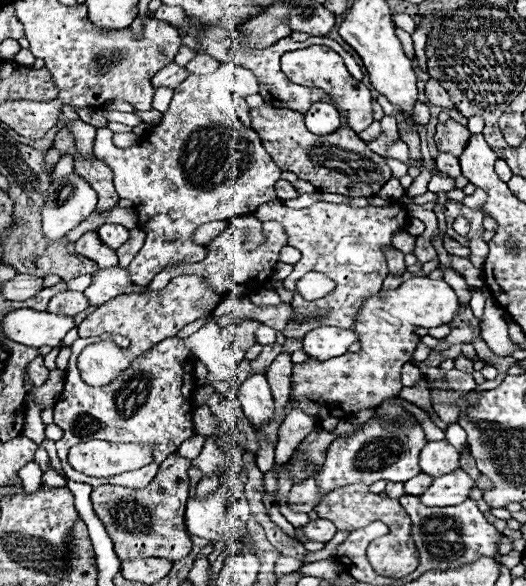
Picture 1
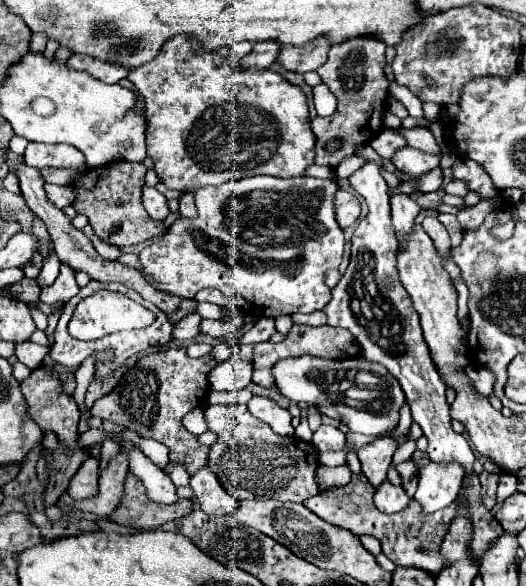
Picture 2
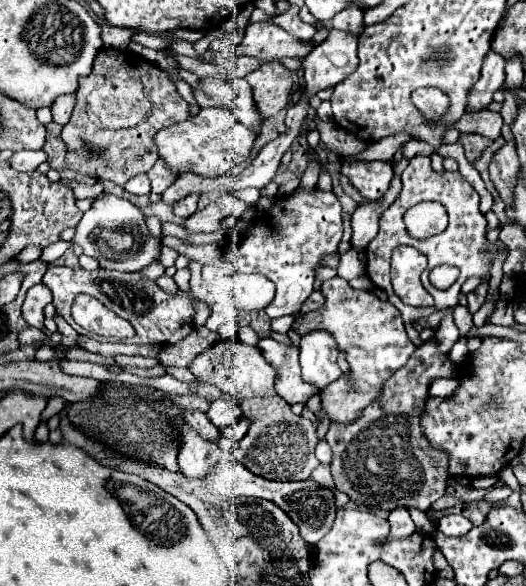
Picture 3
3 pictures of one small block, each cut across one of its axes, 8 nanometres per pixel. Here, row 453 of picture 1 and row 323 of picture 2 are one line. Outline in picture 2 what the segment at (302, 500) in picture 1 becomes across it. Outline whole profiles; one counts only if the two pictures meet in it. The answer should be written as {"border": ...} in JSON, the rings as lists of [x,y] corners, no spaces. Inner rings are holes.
{"border":[[[368,160],[350,178],[354,190],[364,196],[370,212],[358,224],[352,236],[352,256],[350,264],[332,290],[332,300],[326,304],[328,326],[340,326],[354,334],[360,342],[364,356],[388,368],[388,372],[400,382],[410,408],[412,418],[420,424],[424,436],[428,438],[428,456],[432,462],[456,462],[464,468],[464,474],[474,472],[472,464],[476,460],[468,440],[458,436],[450,426],[450,404],[446,400],[446,384],[430,360],[430,350],[424,342],[418,312],[412,306],[408,292],[404,290],[396,272],[396,232],[390,216],[390,196],[388,184],[380,174],[380,166]]]}

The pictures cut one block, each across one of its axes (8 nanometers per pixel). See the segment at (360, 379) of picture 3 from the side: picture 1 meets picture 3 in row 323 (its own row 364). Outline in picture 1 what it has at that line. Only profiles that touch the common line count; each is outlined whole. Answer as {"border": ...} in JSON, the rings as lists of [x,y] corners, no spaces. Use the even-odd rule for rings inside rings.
{"border":[[[426,276],[410,278],[392,292],[372,296],[362,306],[358,324],[354,326],[354,330],[360,334],[362,348],[330,360],[308,358],[302,364],[294,364],[294,398],[298,400],[300,408],[316,420],[324,420],[328,416],[348,418],[352,412],[362,408],[378,408],[390,396],[398,396],[402,388],[402,364],[412,358],[417,346],[414,328],[450,324],[458,312],[460,302],[456,292],[444,280],[430,280]]]}

